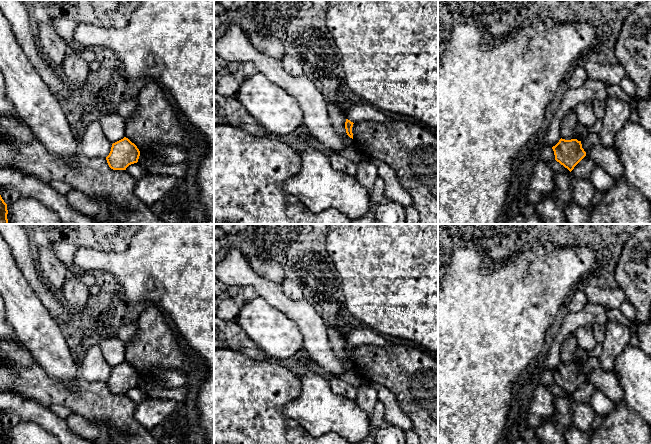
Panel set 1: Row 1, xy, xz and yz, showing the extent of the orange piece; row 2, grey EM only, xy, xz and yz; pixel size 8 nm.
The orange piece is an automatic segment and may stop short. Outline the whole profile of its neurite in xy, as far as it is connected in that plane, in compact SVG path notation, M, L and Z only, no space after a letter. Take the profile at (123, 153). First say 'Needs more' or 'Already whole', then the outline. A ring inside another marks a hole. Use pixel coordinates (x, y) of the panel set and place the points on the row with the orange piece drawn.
Already whole. M128 138L112 144L111 151L106 157L109 167L113 170L126 170L126 168L138 162L140 151Z

